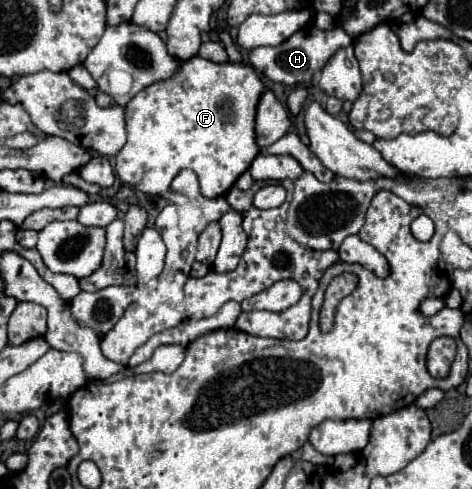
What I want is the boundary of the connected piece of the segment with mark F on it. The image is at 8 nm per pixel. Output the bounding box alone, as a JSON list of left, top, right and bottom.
[116,55,266,201]

